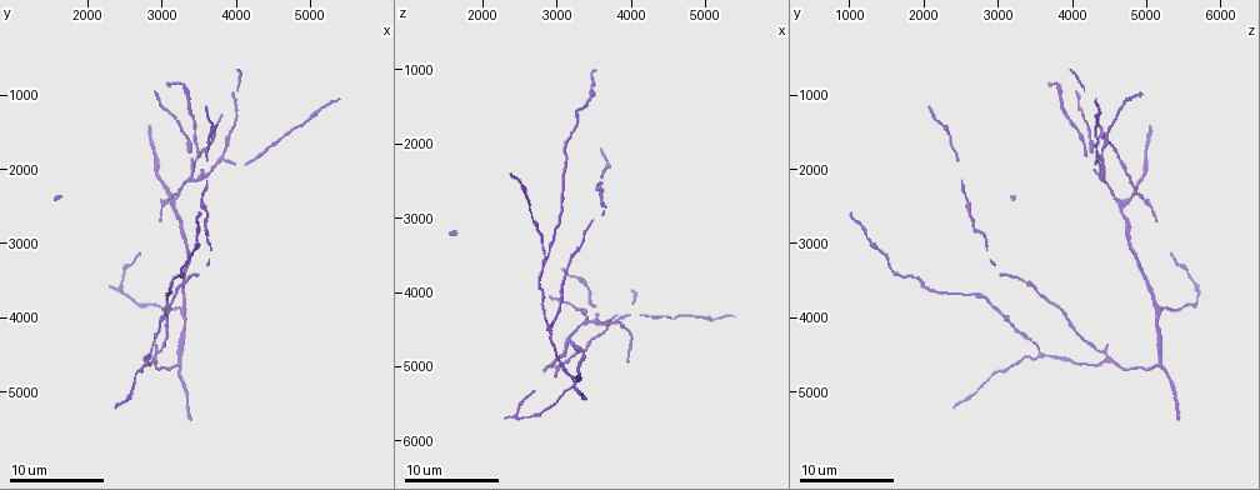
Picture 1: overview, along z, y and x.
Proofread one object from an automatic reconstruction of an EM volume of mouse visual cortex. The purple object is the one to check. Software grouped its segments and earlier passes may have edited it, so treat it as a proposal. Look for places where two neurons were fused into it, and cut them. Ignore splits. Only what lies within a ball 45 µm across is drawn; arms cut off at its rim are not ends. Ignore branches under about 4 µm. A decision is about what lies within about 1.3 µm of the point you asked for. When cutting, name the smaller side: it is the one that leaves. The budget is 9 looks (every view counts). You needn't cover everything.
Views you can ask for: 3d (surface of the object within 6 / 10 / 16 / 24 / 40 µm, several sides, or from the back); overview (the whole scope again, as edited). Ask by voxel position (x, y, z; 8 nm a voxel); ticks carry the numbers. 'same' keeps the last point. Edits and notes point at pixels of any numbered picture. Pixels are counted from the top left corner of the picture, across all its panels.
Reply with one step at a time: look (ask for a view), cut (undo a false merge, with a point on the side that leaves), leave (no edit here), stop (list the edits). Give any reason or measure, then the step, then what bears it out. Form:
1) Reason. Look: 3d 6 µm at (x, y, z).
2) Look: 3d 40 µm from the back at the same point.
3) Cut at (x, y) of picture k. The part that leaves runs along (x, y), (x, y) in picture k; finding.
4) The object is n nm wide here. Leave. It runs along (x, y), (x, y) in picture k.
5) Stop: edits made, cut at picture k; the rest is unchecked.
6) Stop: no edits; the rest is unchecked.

Branch point. Look: 3d 16 µm at (3850, 1900, 4350).

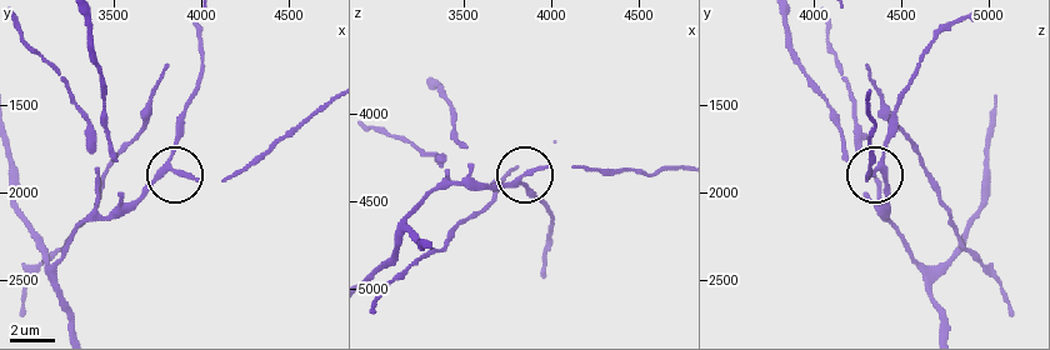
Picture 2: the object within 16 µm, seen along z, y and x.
Closer look. Look: 3d 6 µm at (3820, 1860, 4380).

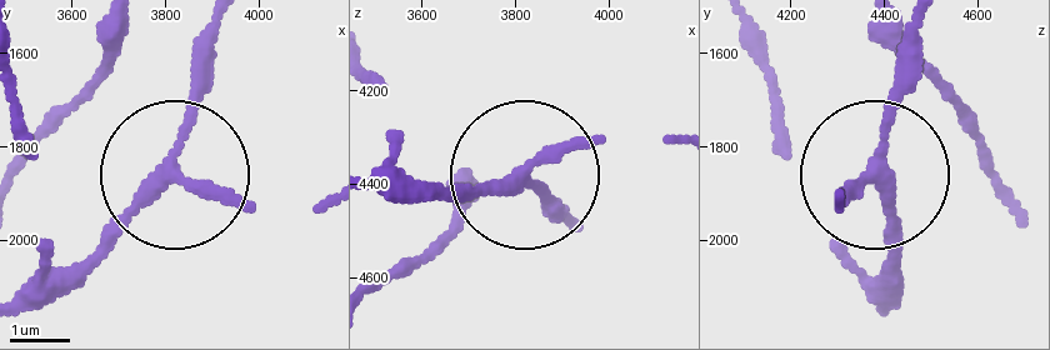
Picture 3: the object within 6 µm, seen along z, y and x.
Leave. It runs along (880, 304), (880, 140), (905, 40) in picture 3; one neuron here.

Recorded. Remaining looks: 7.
Four arms meet. Look: 3d 6 µm at (3100, 2300, 4850).

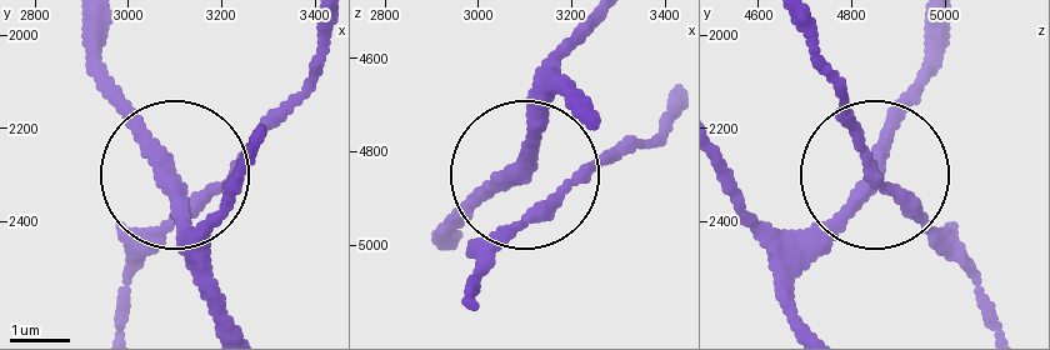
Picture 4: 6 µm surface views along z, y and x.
Other side. Look: 3d 6 µm from the back at (3095, 2300, 4845).

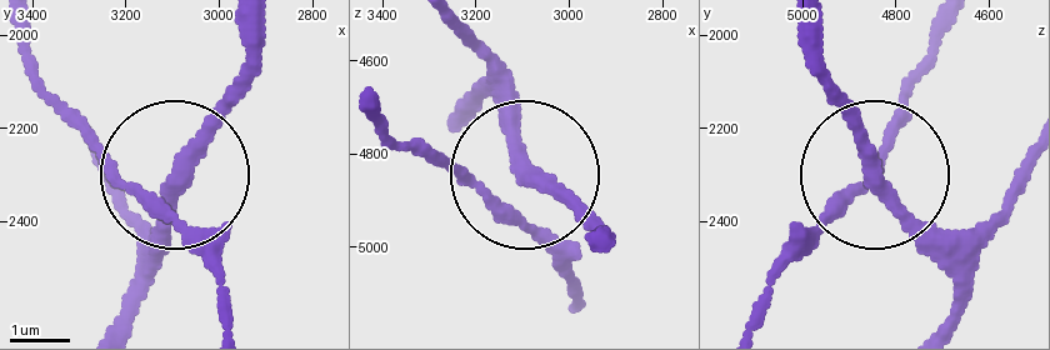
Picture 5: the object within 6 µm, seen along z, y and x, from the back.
Leave. It runs along (109, 323), (184, 144), (249, 74) in picture 5; all the same neuron.

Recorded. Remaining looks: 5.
Four-way junction. Look: 3d 16 µm at (2850, 4550, 4500).

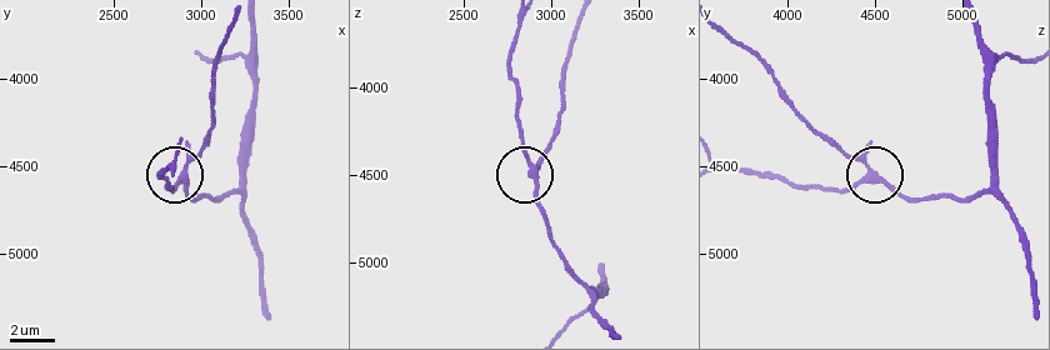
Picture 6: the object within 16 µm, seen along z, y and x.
From behind. Look: 3d 16 µm from the back at (2900, 4540, 4460).

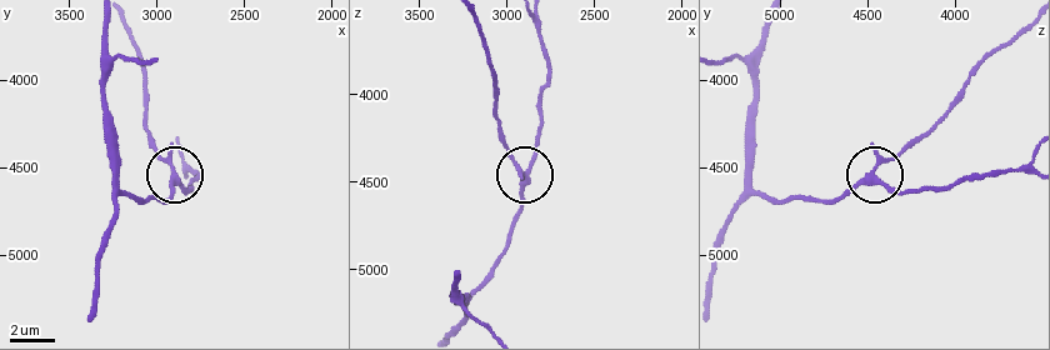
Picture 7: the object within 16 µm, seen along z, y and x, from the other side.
4 arms meet here. Leave. It runs along (509, 245), (543, 109) in picture 7; one neuron here.

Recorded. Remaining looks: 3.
Three arms meet. Look: 3d 10 µm at (3300, 3900, 5150).

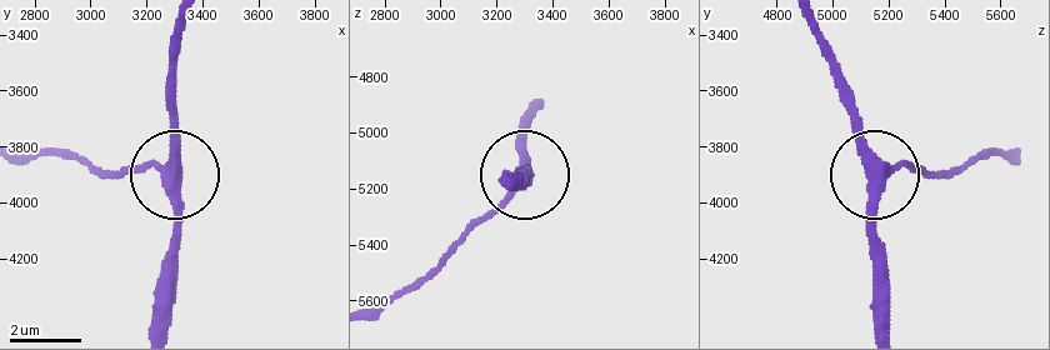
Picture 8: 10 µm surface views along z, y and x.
The object is 300 nm wide here. Leave. One neuron here.

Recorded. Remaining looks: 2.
Stop: no edits; the rest is unchecked.

